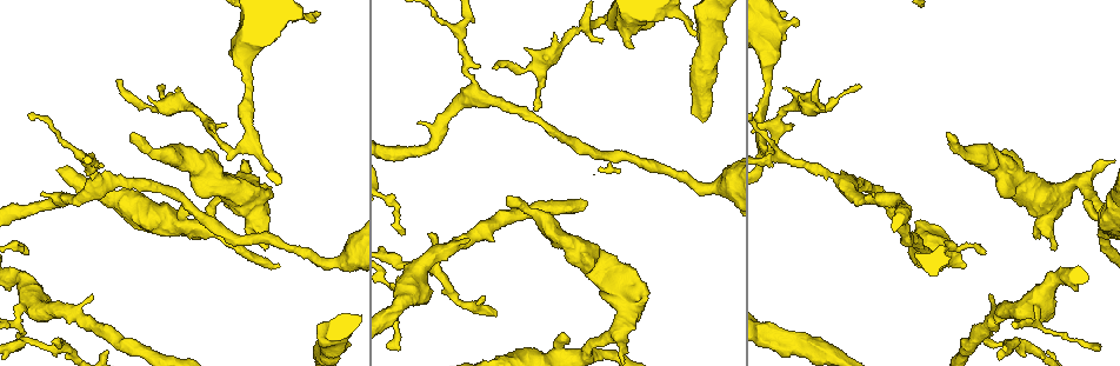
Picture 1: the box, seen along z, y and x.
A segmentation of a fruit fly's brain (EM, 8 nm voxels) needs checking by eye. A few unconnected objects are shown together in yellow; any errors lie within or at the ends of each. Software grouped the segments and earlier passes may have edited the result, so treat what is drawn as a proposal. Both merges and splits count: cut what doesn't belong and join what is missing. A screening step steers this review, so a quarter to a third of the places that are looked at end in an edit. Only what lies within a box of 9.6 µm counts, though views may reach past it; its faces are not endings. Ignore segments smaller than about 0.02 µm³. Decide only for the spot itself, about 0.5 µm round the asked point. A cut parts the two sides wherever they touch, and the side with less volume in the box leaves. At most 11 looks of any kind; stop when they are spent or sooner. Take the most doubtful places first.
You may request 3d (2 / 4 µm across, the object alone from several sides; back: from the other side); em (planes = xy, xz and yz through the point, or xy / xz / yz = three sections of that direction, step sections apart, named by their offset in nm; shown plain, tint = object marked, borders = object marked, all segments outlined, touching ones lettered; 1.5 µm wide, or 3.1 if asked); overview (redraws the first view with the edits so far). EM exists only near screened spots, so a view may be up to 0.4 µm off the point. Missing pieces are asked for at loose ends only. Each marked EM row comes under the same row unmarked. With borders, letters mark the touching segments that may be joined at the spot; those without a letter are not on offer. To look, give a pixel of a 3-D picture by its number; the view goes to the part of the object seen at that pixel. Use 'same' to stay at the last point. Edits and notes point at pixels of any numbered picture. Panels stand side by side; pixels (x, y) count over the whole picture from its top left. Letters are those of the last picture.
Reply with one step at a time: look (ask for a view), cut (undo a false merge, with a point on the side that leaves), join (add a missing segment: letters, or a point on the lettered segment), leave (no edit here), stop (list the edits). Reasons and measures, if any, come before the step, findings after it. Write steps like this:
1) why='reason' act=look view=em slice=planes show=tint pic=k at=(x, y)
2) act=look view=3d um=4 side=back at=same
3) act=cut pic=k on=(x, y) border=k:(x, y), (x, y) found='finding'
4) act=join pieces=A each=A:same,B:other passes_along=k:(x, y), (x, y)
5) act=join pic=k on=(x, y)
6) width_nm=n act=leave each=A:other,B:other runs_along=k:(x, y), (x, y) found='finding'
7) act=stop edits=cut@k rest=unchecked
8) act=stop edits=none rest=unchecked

why='free end' act=look view=em slice=planes show=borders pic=1 at=(510, 195)

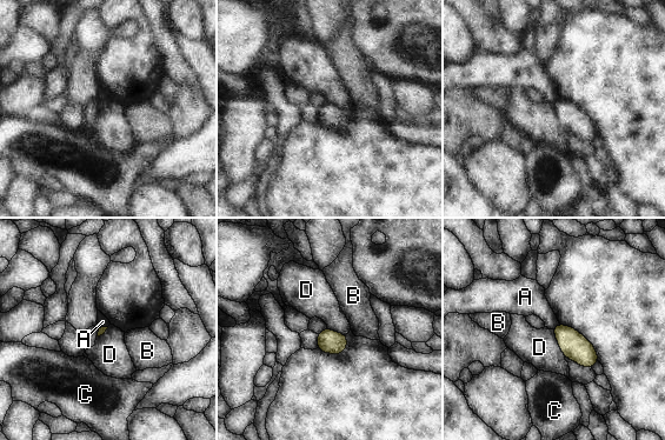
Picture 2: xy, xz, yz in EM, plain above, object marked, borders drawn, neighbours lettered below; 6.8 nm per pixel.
act=leave each=A:other,B:other,C:other,D:other found='none of them fits'

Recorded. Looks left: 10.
why='thin end' act=look view=em slice=xy step=4 show=tint pic=1 at=(115, 81)

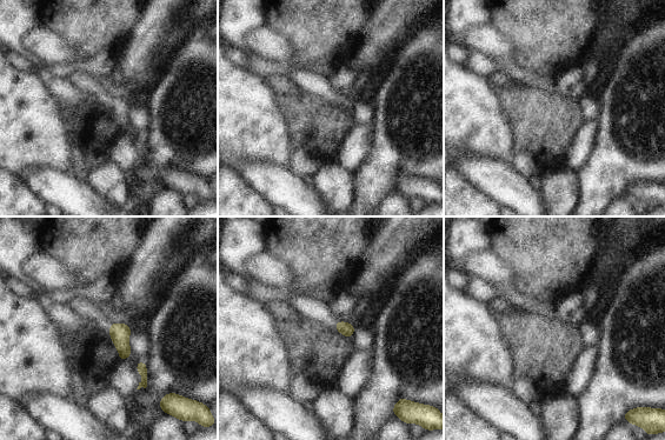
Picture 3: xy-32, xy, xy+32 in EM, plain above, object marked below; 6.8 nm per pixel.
why='cut it another way' act=look view=em slice=planes show=tint at=same

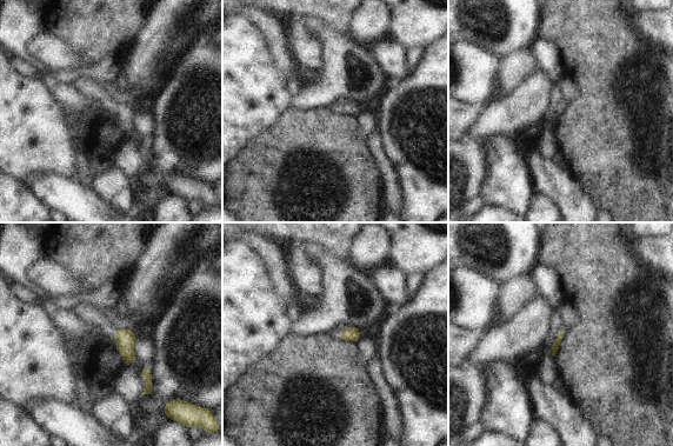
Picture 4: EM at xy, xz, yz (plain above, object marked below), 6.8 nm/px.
act=look view=em slice=planes show=borders at=same

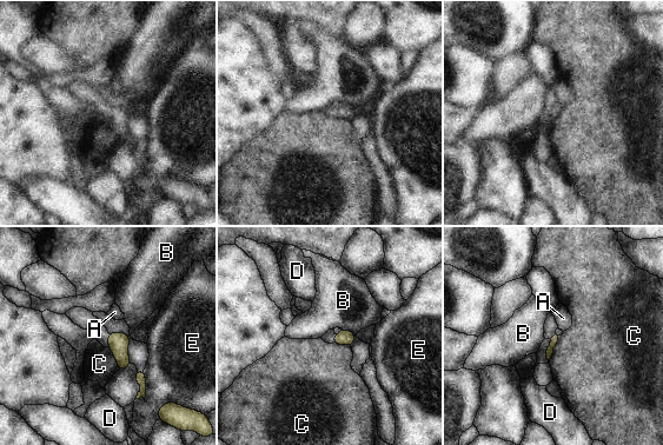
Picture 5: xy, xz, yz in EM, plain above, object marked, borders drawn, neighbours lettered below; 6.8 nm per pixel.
act=leave each=A:other,B:other,C:other,D:other,E:other border=5:(561, 336), (549, 360) found='none of them fits'

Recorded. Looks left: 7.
why='abrupt turn' act=look view=em slice=xz step=4 show=tint pic=1 at=(233, 151)

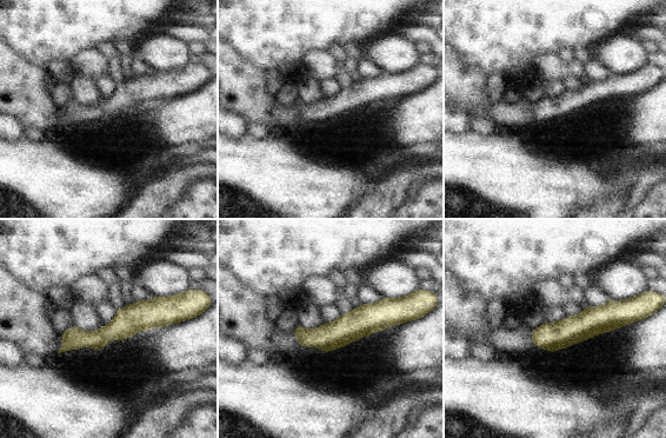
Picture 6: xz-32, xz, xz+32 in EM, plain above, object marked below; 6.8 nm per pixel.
act=look view=em slice=planes show=borders at=same

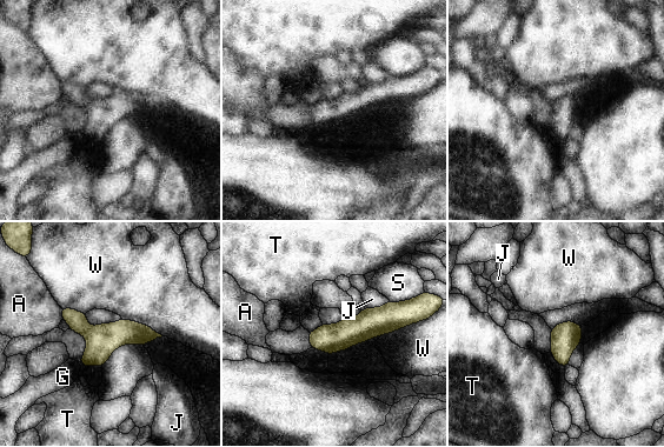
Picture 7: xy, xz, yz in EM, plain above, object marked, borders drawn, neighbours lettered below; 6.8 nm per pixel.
longest_contact=W:320nm act=leave each=A:other,G:other,J:other,S:other,T:other,W:other runs_along=7:(404, 321), (311, 335) found='one cell here'

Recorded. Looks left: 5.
why='calibre changes' act=look view=3d um=2 pic=1 at=(587, 351)

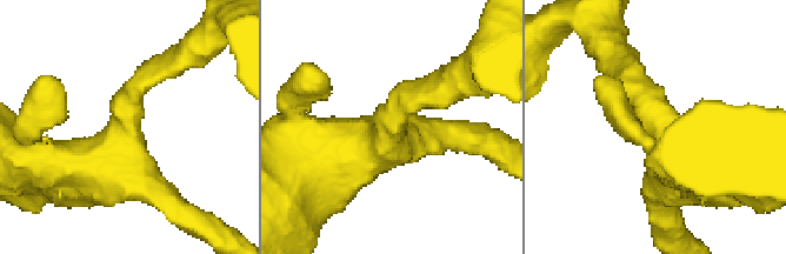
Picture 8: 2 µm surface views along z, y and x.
why='need the tissue' act=look view=em slice=planes show=borders pic=8 at=(128, 103)

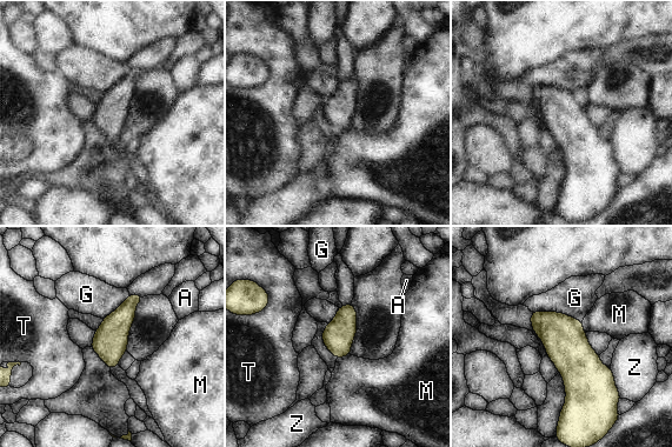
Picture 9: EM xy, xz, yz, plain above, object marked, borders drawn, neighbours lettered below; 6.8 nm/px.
act=leave each=A:other,G:other,M:other,T:other,Z:other border=9:(350, 354), (337, 359) found='one cell here'

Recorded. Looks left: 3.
act=stop edits=none rest=unchecked

